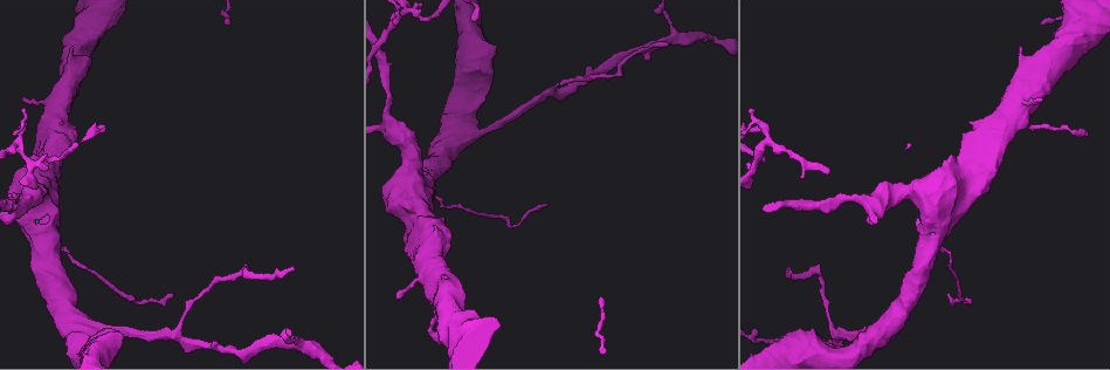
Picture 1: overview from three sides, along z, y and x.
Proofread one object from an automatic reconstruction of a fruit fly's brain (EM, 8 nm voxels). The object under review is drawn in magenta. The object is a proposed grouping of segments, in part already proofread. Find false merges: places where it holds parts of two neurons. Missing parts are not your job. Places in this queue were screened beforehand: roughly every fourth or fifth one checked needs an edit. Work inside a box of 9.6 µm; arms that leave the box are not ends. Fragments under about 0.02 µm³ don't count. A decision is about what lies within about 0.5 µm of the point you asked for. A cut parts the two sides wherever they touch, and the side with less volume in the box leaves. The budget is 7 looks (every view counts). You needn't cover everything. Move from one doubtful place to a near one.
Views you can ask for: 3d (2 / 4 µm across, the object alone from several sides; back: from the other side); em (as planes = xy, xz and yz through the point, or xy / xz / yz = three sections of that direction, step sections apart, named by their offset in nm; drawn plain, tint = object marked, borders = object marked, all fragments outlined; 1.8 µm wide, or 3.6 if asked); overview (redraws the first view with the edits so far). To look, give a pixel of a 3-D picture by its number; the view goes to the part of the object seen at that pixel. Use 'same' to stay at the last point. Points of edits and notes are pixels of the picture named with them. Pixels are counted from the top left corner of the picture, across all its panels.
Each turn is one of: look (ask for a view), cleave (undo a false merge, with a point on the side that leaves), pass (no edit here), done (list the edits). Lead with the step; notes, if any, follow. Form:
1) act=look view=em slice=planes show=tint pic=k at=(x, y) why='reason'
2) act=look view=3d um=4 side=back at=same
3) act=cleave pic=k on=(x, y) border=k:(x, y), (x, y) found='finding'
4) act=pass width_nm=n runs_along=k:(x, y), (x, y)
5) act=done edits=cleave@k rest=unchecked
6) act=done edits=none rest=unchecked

act=look view=em um=3.6 slice=planes show=plain pic=1 at=(1014, 112) why='sudden change in width'

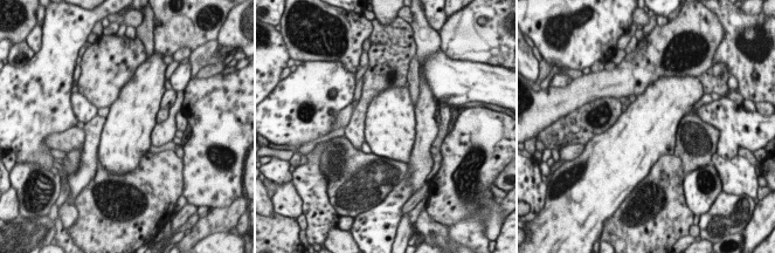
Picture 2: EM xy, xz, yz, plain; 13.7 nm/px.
act=look view=em um=3.6 slice=planes show=tint at=same

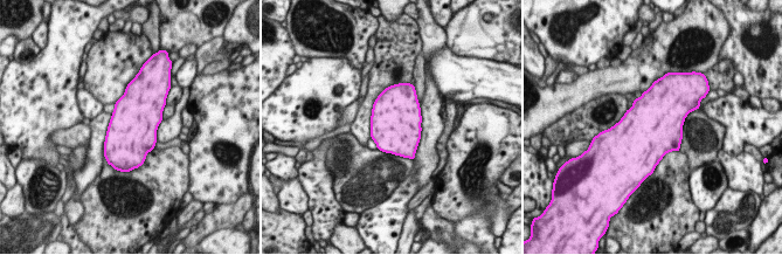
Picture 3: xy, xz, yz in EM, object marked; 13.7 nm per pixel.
act=pass found='continuous, no second neuron'

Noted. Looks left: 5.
act=look view=em um=3.6 slice=planes show=tint pic=1 at=(55, 245) why='thick turns thin'

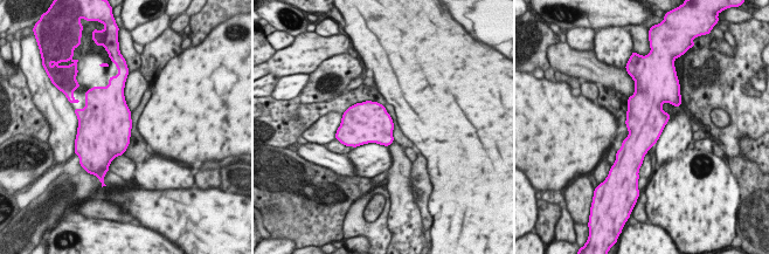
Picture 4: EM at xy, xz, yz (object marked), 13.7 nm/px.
act=pass found='all the same neuron'

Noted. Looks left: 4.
act=look view=3d um=2 pic=1 at=(23, 144) why='abrupt turn'

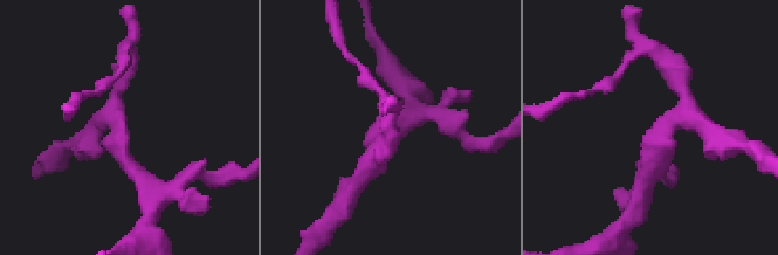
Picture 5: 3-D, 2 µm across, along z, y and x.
act=look view=em slice=planes show=tint pic=5 at=(674, 116) arms=3 why='need the tissue'

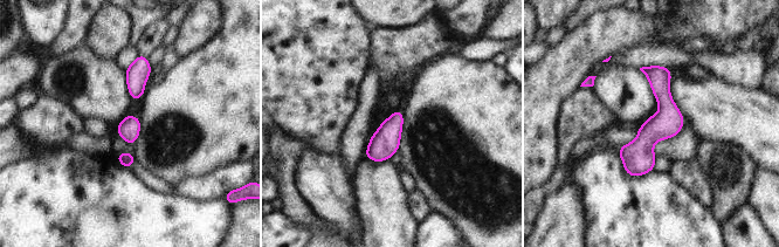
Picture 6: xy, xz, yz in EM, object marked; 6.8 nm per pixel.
act=pass width_nm=160 found='all the same neuron'

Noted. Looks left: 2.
act=done edits=none rest=unchecked

